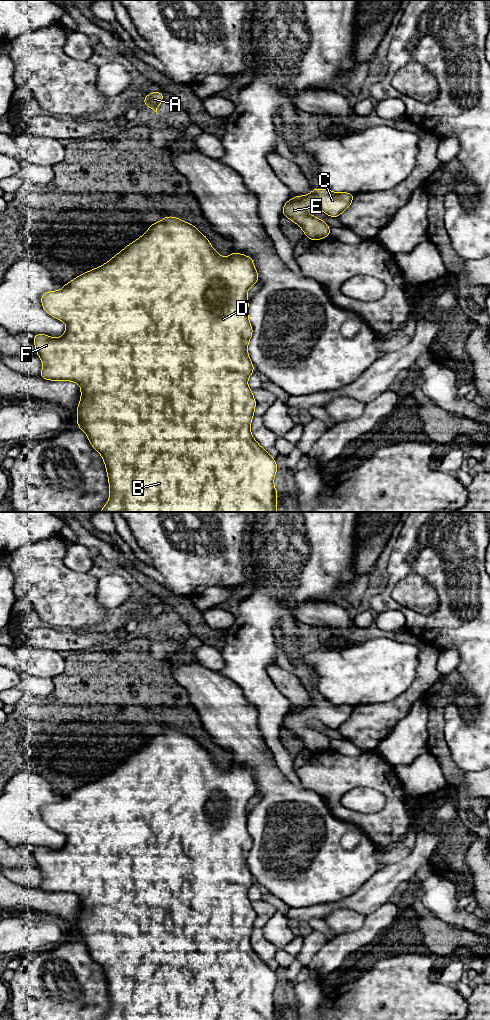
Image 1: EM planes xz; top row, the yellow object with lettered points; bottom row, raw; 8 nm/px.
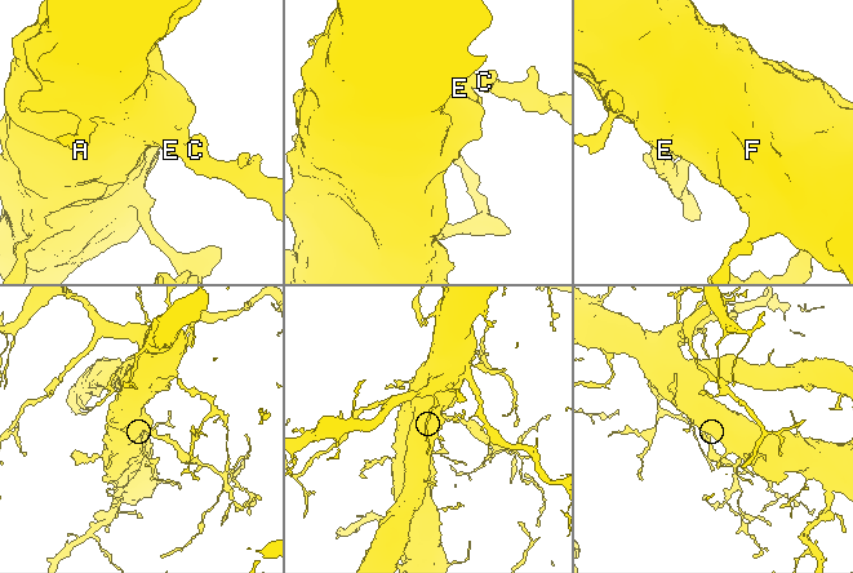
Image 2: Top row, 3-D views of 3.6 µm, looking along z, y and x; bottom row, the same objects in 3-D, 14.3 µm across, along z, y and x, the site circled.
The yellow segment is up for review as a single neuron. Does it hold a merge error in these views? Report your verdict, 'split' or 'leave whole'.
leave whole

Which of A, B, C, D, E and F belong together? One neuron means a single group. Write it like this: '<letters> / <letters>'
A B C D E F

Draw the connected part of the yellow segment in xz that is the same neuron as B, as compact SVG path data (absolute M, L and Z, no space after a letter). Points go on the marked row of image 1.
M168 216L152 224L144 235L104 265L74 278L59 291L42 294L43 309L64 321L67 328L59 338L34 335L37 355L44 364L38 376L46 380L77 382L81 387L76 426L87 434L92 447L101 454L109 479L110 497L101 512L277 512L277 490L273 480L278 467L250 431L256 400L247 385L249 376L255 371L247 351L253 334L248 320L247 292L256 283L258 273L251 257L231 252L229 257L223 258L195 226Z

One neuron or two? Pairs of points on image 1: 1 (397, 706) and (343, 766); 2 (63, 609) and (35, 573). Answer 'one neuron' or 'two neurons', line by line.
1: two neurons
2: one neuron

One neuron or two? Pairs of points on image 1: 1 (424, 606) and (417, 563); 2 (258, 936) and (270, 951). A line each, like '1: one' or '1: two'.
1: two
2: one

